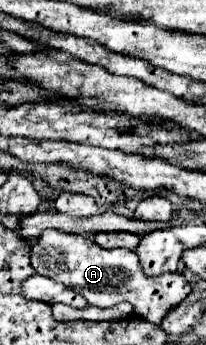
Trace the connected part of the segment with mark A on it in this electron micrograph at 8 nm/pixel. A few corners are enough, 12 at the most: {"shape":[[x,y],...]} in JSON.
{"shape":[[44,231],[38,275],[90,305],[126,301],[160,325],[190,295],[182,273],[148,277],[136,251]]}

